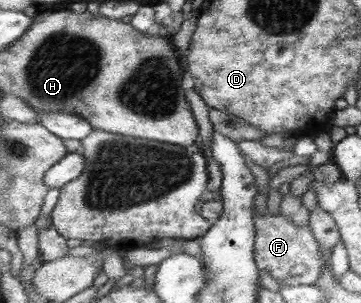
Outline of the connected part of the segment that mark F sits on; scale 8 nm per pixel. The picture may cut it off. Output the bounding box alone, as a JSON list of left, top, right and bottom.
[256,211,324,286]

